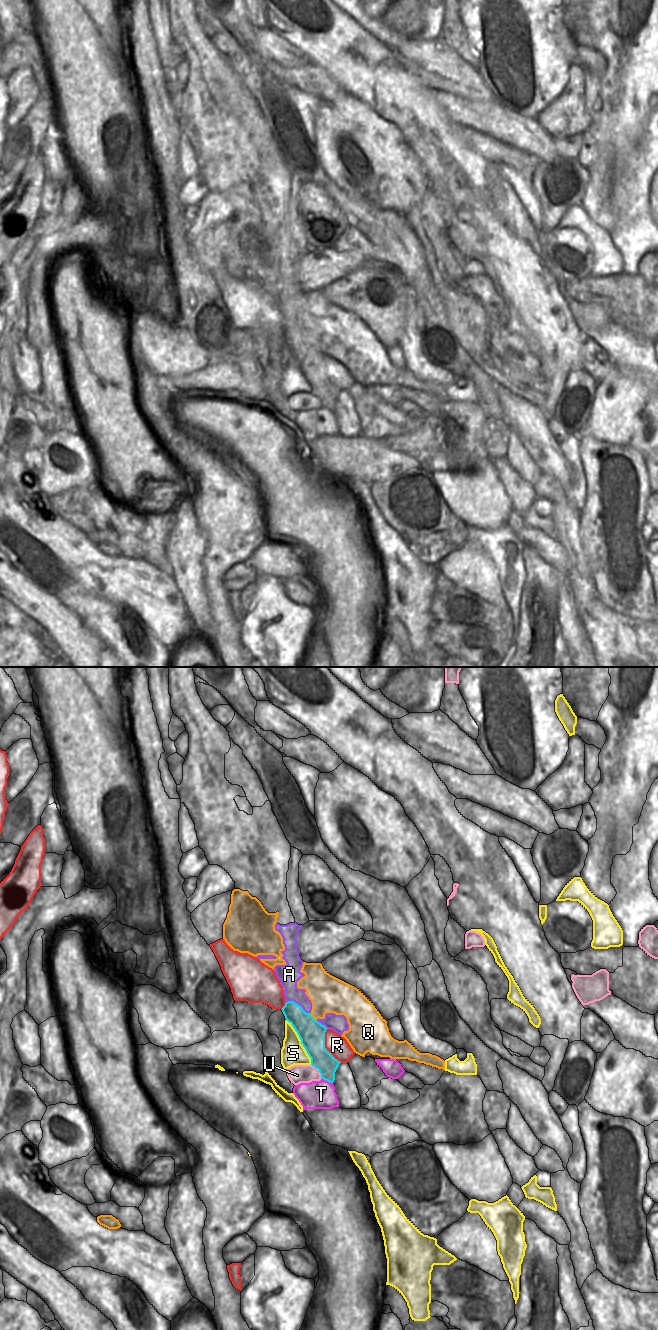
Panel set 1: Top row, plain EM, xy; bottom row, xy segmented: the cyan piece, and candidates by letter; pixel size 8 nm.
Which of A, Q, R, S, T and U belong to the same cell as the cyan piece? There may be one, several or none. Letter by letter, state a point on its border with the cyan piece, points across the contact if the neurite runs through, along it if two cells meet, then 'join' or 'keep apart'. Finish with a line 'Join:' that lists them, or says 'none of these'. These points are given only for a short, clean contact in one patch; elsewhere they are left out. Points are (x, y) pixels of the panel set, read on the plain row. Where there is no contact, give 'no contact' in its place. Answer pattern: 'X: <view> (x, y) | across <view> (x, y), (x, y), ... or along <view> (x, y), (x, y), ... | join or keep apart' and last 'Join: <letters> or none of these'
A: xy (297, 332) | keep apart
Q: xy (312, 345) | keep apart
R: xy (324, 374) | keep apart
S: xy (301, 370) | keep apart
T: xy (327, 408) | keep apart
U: xy (319, 399) | along xy (311, 392), (318, 398), (321, 406) | keep apart
Join: none of these

